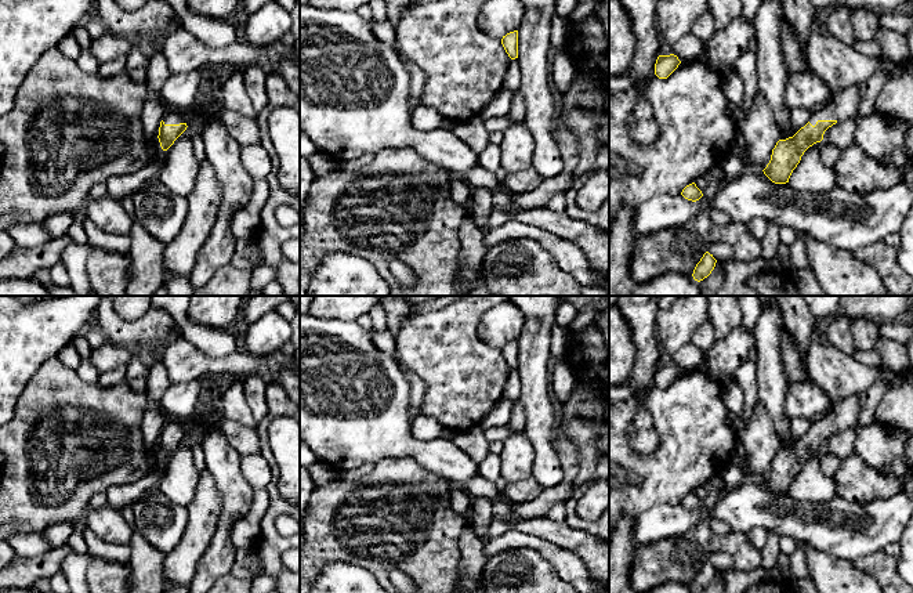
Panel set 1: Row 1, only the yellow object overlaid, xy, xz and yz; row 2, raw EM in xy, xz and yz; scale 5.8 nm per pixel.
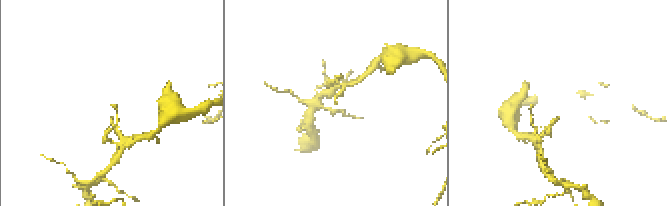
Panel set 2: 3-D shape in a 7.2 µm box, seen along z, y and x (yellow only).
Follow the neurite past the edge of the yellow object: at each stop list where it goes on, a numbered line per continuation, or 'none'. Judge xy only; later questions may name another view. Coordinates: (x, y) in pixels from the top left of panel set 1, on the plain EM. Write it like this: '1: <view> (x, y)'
1: xy (170, 427)

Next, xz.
none

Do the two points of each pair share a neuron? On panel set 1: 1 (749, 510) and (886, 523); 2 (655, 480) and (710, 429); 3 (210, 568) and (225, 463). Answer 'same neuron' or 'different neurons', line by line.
1: same neuron
2: same neuron
3: same neuron

